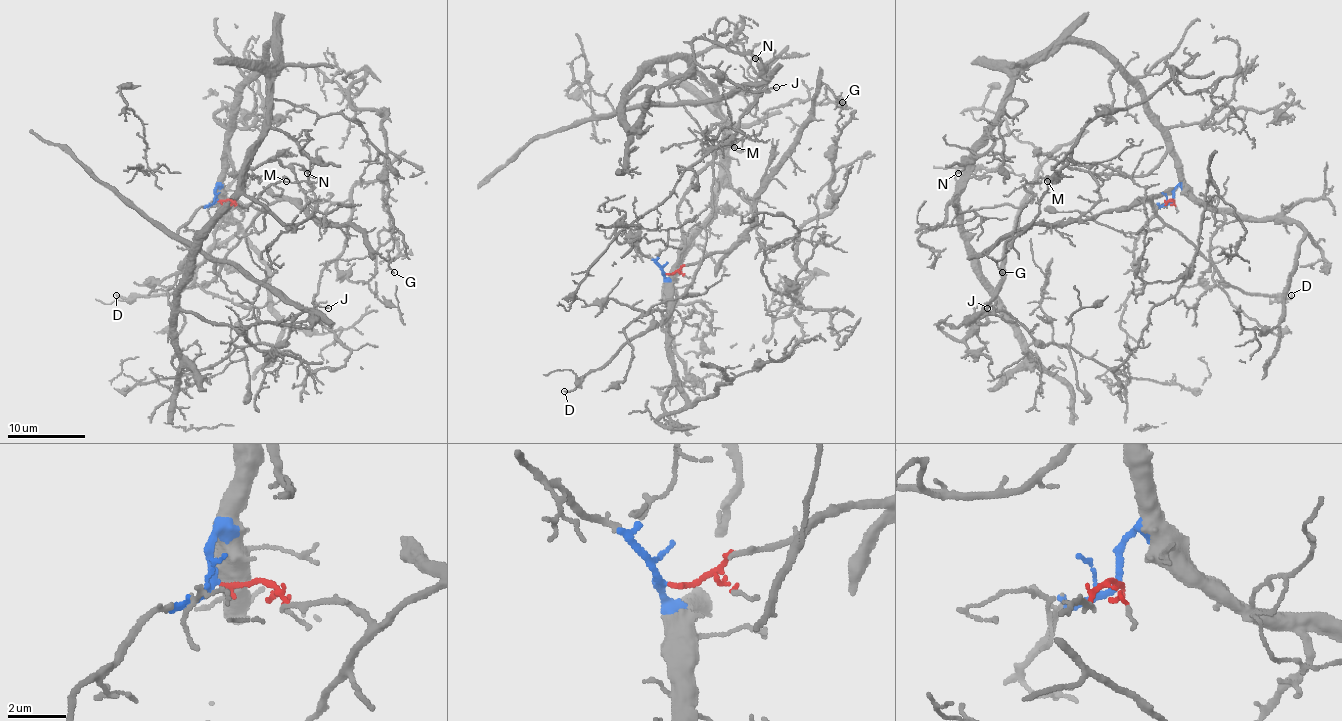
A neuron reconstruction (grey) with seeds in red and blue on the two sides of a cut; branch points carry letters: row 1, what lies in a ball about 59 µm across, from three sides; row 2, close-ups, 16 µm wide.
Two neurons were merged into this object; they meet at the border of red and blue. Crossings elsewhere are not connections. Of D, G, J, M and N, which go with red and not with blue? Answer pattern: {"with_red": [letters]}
{"with_red": ["D", "G"]}

